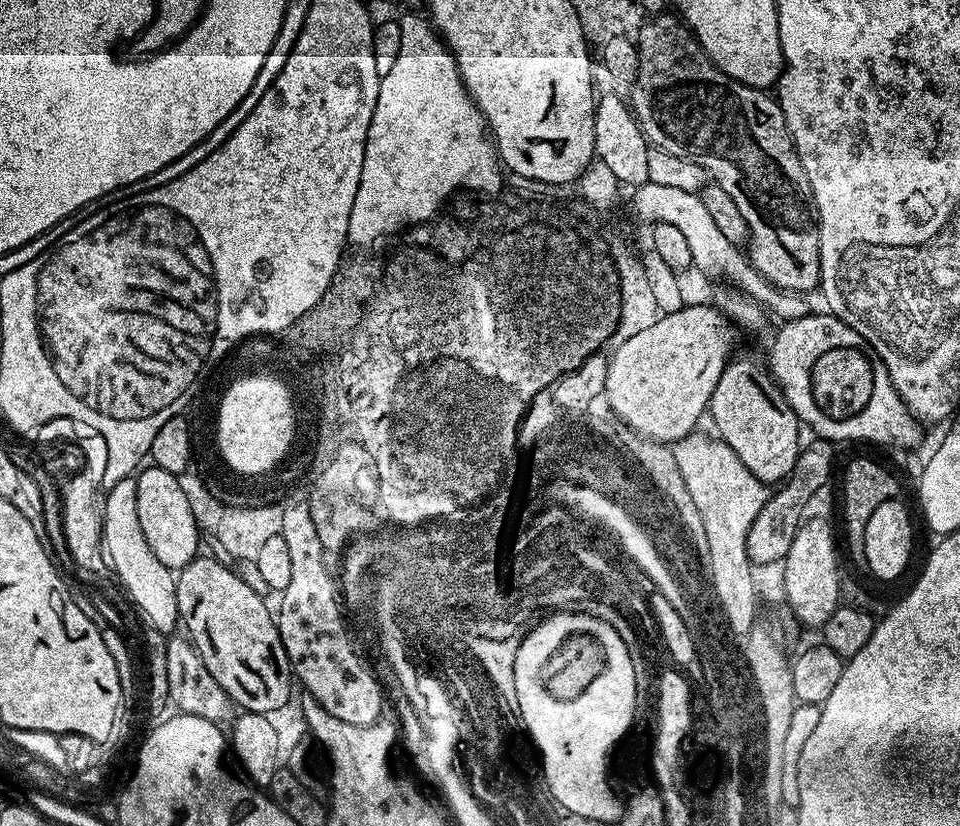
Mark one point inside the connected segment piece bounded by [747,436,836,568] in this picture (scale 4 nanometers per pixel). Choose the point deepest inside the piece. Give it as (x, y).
(768, 541)

